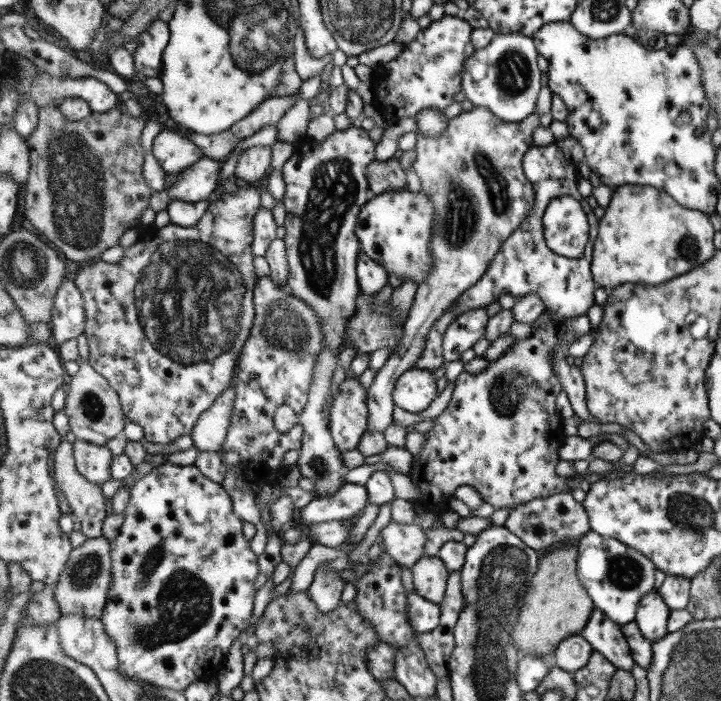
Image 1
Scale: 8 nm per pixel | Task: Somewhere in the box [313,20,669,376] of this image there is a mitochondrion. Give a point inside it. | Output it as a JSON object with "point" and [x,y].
{"point":[464,207]}

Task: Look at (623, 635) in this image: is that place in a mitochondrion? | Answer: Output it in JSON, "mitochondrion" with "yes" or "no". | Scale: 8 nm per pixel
{"mitochondrion":"no"}

